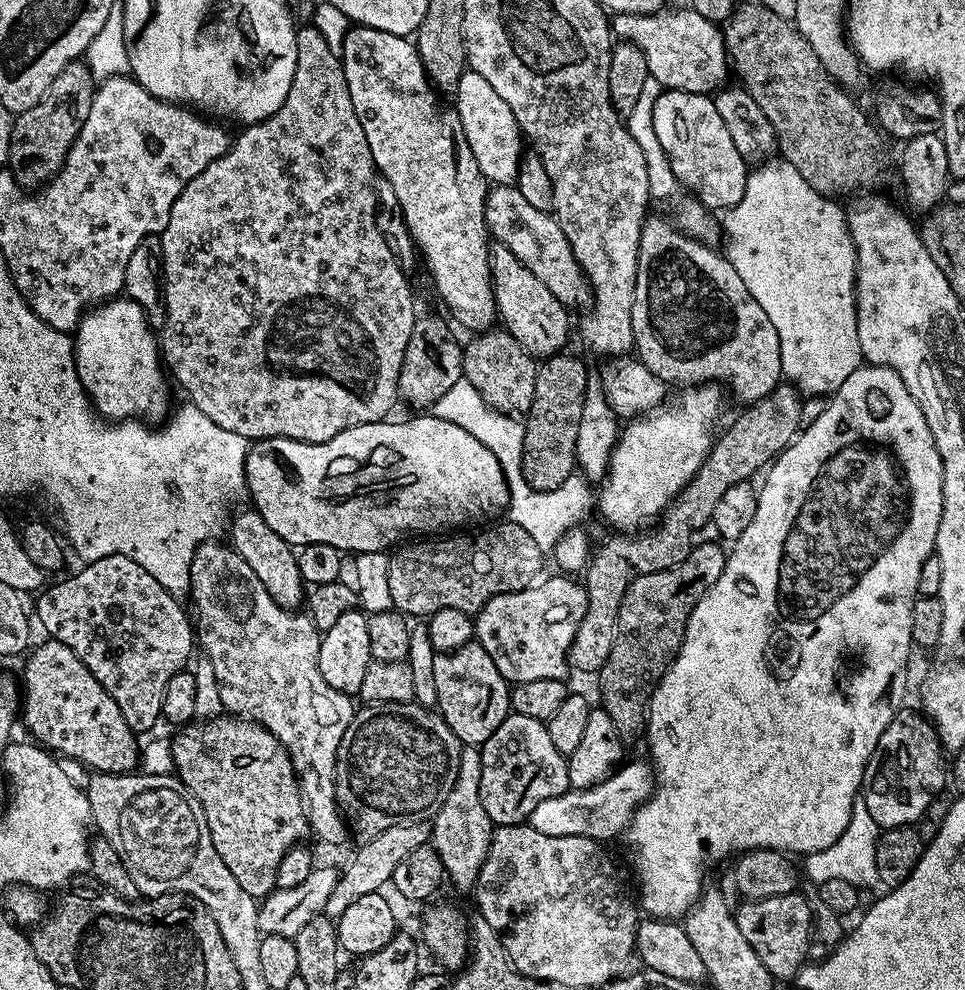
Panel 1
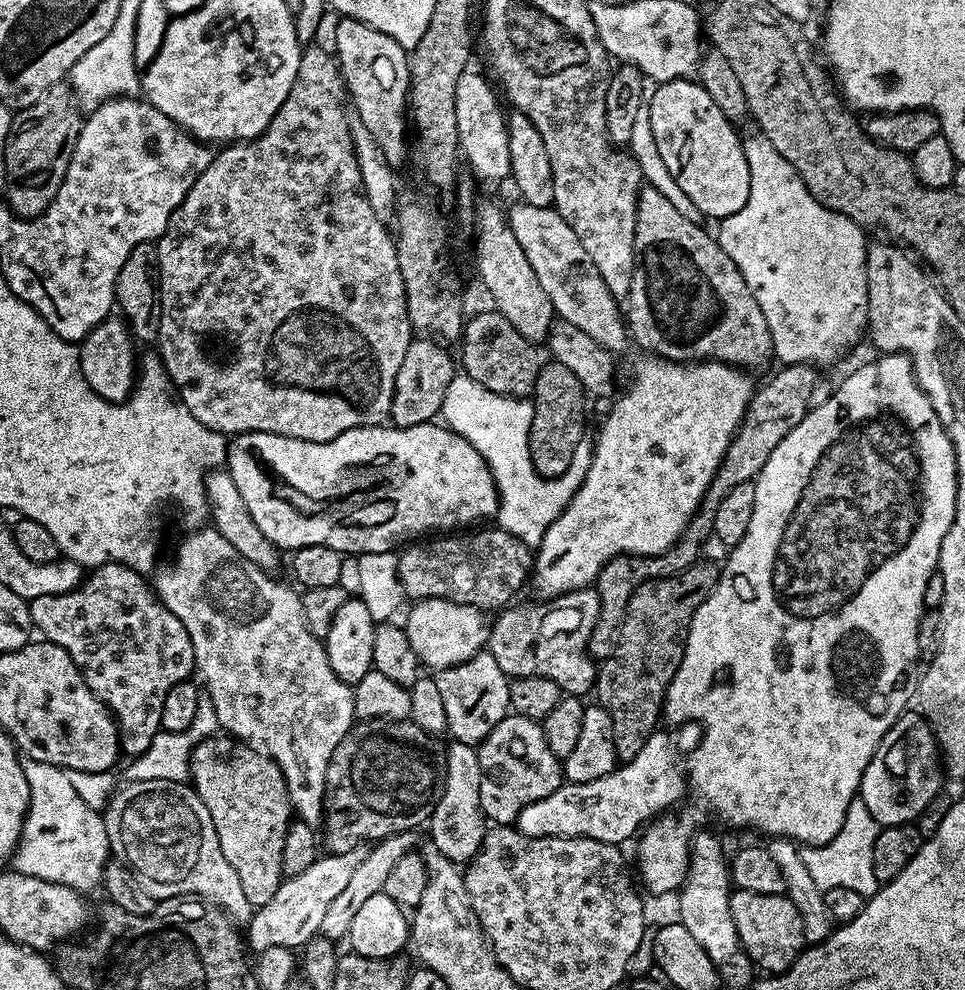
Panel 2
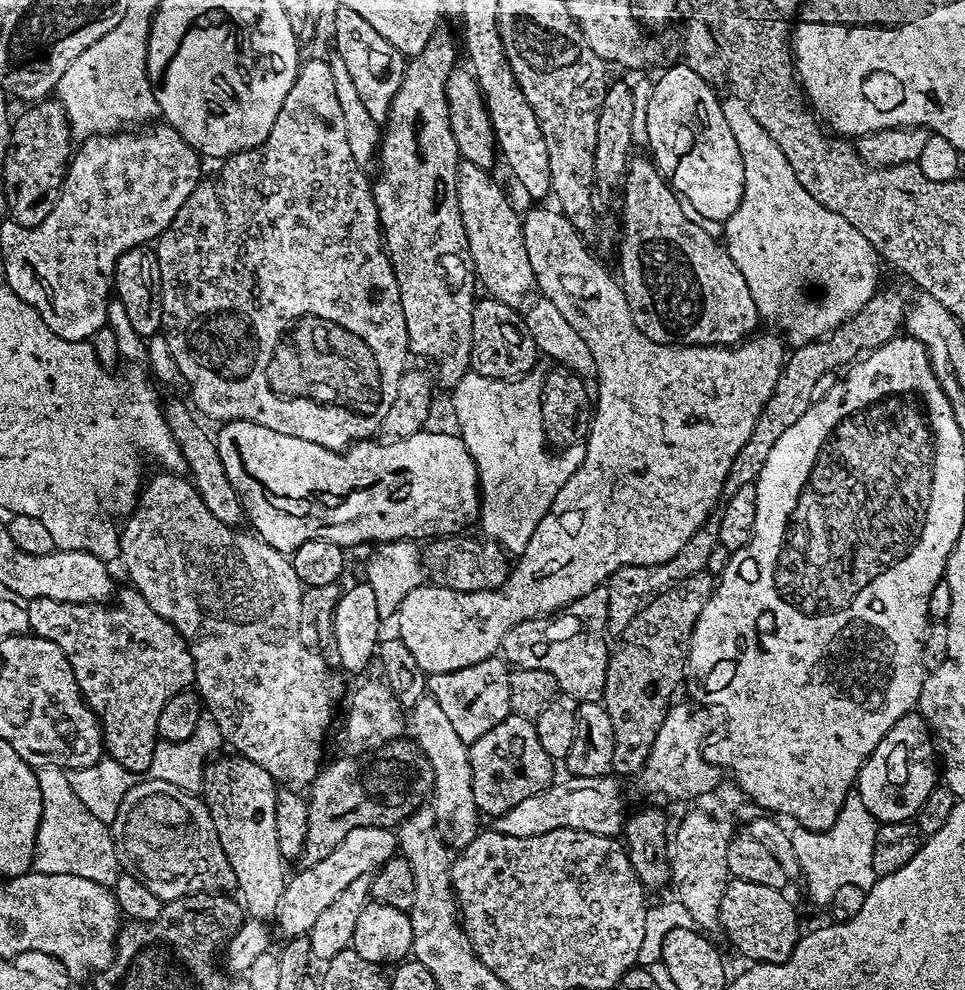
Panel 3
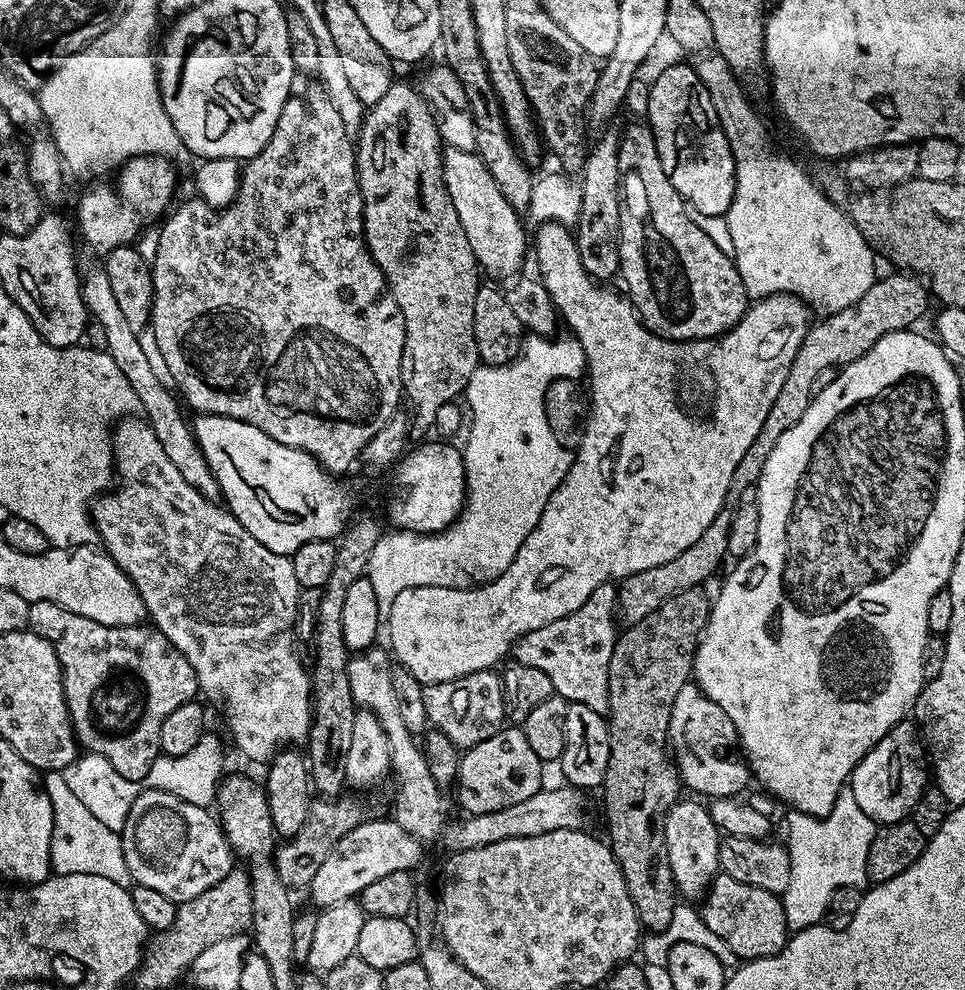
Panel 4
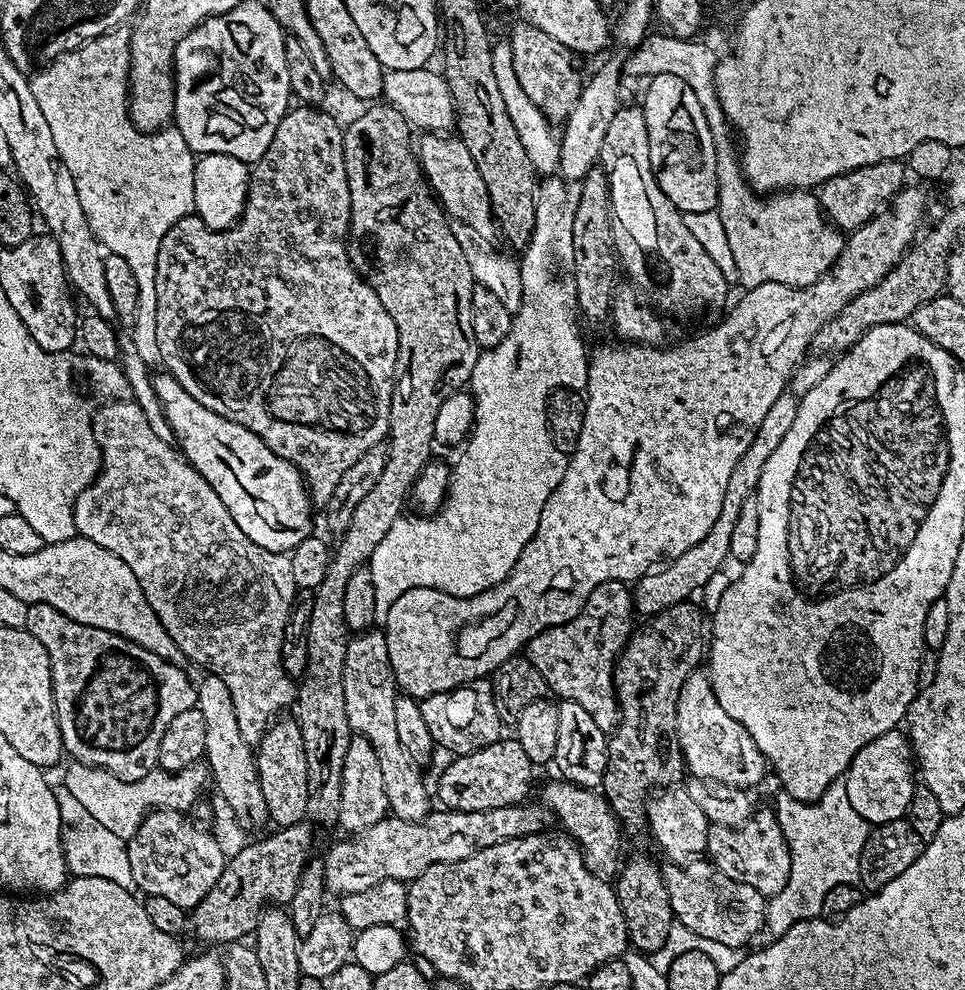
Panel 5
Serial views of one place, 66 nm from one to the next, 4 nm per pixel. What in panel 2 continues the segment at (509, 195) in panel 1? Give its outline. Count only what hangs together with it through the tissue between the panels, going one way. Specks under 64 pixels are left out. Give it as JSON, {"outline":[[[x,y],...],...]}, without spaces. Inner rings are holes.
{"outline":[[[523,202],[506,212],[507,227],[518,238],[518,246],[526,252],[530,266],[534,266],[534,274],[538,274],[538,282],[542,282],[542,290],[552,303],[553,313],[559,319],[570,322],[570,326],[578,326],[578,330],[586,330],[596,344],[619,354],[630,344],[630,333],[626,327],[622,308],[617,297],[606,290],[606,282],[598,270],[594,270],[594,262],[590,262],[590,254],[582,250],[582,242],[578,242],[578,234],[570,230],[570,226],[556,213],[555,207],[539,208]]]}

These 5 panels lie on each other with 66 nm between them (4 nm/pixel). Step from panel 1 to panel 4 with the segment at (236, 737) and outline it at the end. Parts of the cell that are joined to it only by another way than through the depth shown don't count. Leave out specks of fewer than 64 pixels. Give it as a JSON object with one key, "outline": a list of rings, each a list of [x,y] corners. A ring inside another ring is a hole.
{"outline":[[[225,775],[220,781],[220,790],[216,794],[218,819],[224,836],[228,839],[228,847],[237,857],[240,856],[246,863],[248,879],[252,882],[252,927],[253,933],[260,932],[264,924],[273,920],[280,924],[291,921],[294,916],[292,904],[288,901],[289,889],[278,878],[274,863],[274,833],[272,819],[268,809],[268,794],[259,783],[255,784],[248,776]]]}

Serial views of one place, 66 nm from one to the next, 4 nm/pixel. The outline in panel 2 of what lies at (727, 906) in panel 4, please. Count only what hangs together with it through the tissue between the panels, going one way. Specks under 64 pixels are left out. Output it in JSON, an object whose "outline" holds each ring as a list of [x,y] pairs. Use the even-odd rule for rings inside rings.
{"outline":[[[736,890],[730,895],[730,914],[734,930],[738,930],[740,945],[744,947],[753,965],[764,974],[779,974],[793,967],[804,951],[804,931],[798,910],[787,895],[767,896],[750,890]]]}

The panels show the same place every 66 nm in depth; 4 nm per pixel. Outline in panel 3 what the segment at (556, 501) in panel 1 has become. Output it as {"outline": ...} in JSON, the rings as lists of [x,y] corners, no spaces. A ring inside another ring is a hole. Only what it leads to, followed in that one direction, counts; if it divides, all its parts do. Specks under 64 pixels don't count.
{"outline":[[[469,370],[451,389],[452,408],[456,411],[456,420],[460,423],[458,435],[476,463],[480,475],[480,515],[478,524],[484,527],[483,535],[487,539],[501,544],[509,553],[523,552],[526,542],[534,534],[538,522],[552,505],[552,499],[562,490],[562,486],[578,466],[582,466],[584,444],[572,444],[569,448],[551,452],[550,445],[544,439],[544,423],[542,422],[542,402],[540,401],[540,385],[542,376],[533,370],[527,376],[516,380],[495,380]]]}

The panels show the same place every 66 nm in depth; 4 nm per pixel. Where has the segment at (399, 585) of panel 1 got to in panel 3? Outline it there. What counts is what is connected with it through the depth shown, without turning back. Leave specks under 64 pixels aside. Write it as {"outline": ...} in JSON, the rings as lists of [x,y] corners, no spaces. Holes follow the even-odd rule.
{"outline":[[[460,534],[433,538],[423,545],[422,563],[427,579],[440,588],[459,592],[489,592],[503,588],[510,571],[510,556],[506,549],[487,538],[463,540],[464,538]]]}

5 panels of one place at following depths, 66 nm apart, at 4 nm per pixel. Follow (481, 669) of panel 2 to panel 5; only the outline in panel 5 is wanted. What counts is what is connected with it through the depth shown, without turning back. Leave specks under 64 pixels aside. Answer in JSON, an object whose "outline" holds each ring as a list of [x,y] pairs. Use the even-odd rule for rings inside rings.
{"outline":[[[491,679],[471,680],[460,688],[452,688],[448,692],[439,692],[433,696],[425,696],[419,701],[422,719],[430,730],[433,741],[446,751],[456,756],[465,756],[480,748],[490,746],[501,739],[502,721],[494,706]]]}

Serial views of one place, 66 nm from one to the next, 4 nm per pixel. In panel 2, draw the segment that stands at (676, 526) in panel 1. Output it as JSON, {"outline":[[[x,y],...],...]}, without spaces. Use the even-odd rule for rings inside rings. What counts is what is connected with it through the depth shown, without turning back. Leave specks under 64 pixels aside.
{"outline":[[[807,363],[786,364],[779,370],[781,372],[774,373],[769,384],[764,384],[761,388],[759,385],[755,389],[744,421],[740,423],[740,428],[730,442],[719,470],[714,474],[712,484],[706,490],[700,511],[689,521],[686,530],[680,535],[680,541],[660,556],[616,556],[610,562],[606,562],[606,566],[602,566],[594,585],[596,593],[600,596],[600,617],[588,643],[588,655],[593,660],[602,662],[614,650],[626,614],[626,606],[637,586],[645,580],[659,580],[662,574],[678,574],[701,559],[700,551],[712,536],[718,502],[722,502],[722,498],[726,498],[726,494],[730,494],[734,486],[747,480],[755,481],[762,466],[766,466],[766,458],[774,454],[774,446],[778,446],[778,442],[782,442],[782,438],[786,438],[786,434],[790,434],[790,430],[794,430],[794,426],[798,426],[798,422],[802,422],[802,418],[808,413],[813,403],[812,395],[816,392],[817,369],[811,363]]]}

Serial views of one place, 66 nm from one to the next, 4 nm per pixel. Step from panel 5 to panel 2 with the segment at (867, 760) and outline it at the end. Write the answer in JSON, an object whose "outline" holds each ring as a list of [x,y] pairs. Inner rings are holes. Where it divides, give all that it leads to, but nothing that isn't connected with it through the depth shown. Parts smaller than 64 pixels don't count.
{"outline":[[[905,711],[903,716],[886,730],[882,742],[874,750],[862,782],[858,799],[870,810],[870,814],[881,826],[912,824],[926,810],[926,802],[942,791],[942,761],[936,747],[936,735],[920,713]]]}

